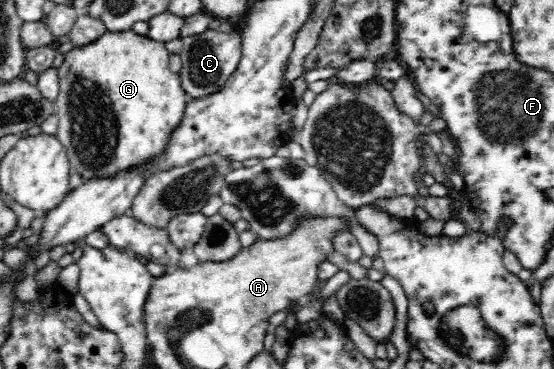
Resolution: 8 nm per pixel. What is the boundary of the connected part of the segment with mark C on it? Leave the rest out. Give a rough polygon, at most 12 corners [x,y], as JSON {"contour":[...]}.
{"contour":[[240,29],[187,36],[182,88],[217,93],[242,57]]}

